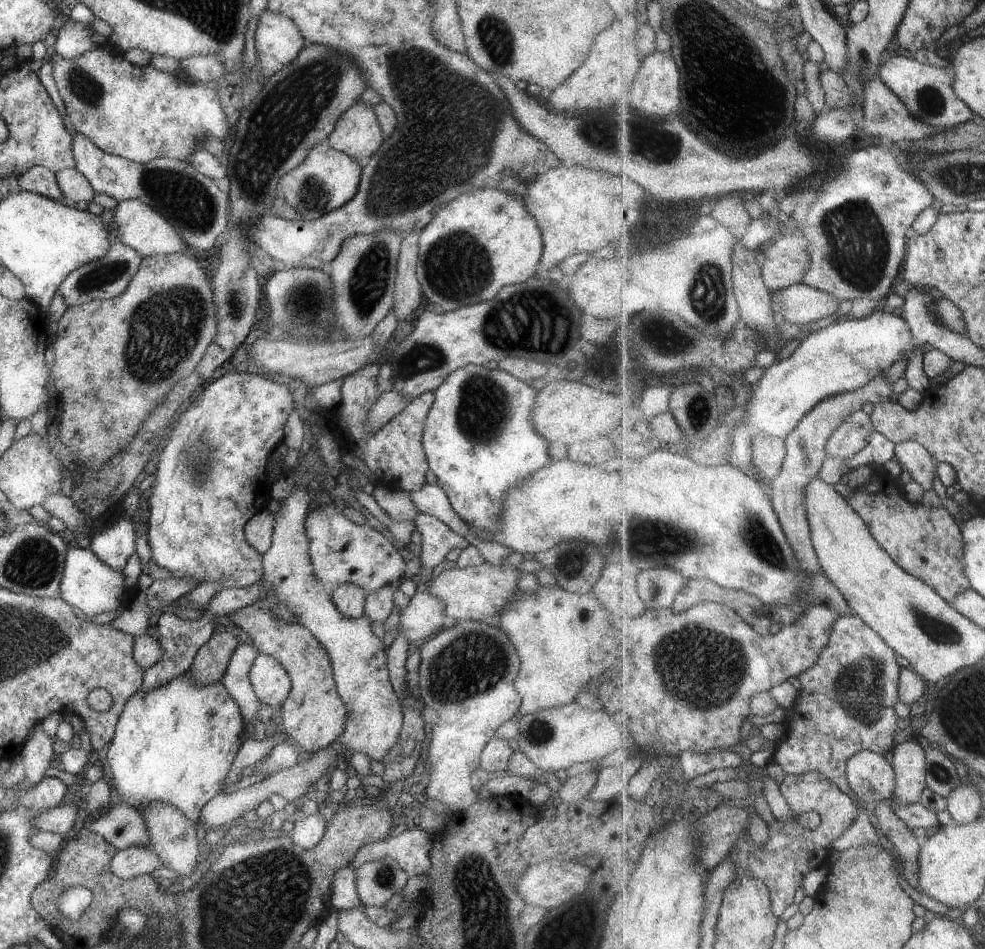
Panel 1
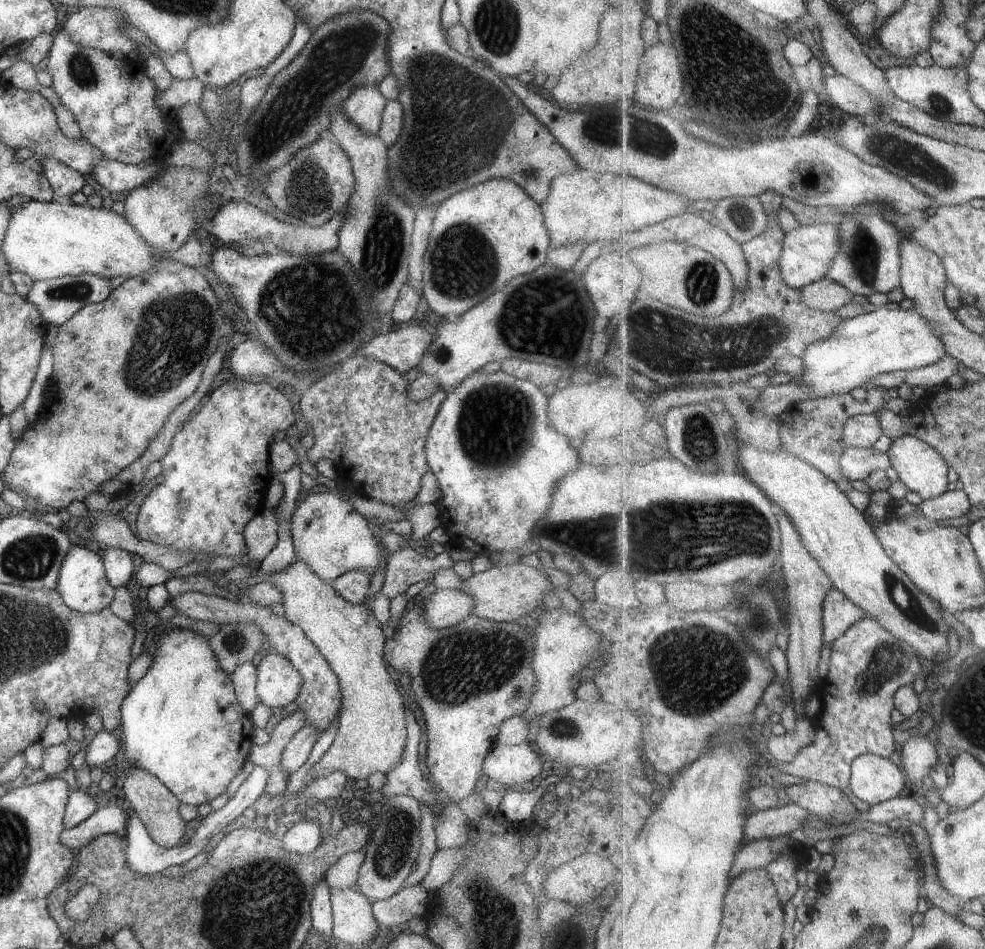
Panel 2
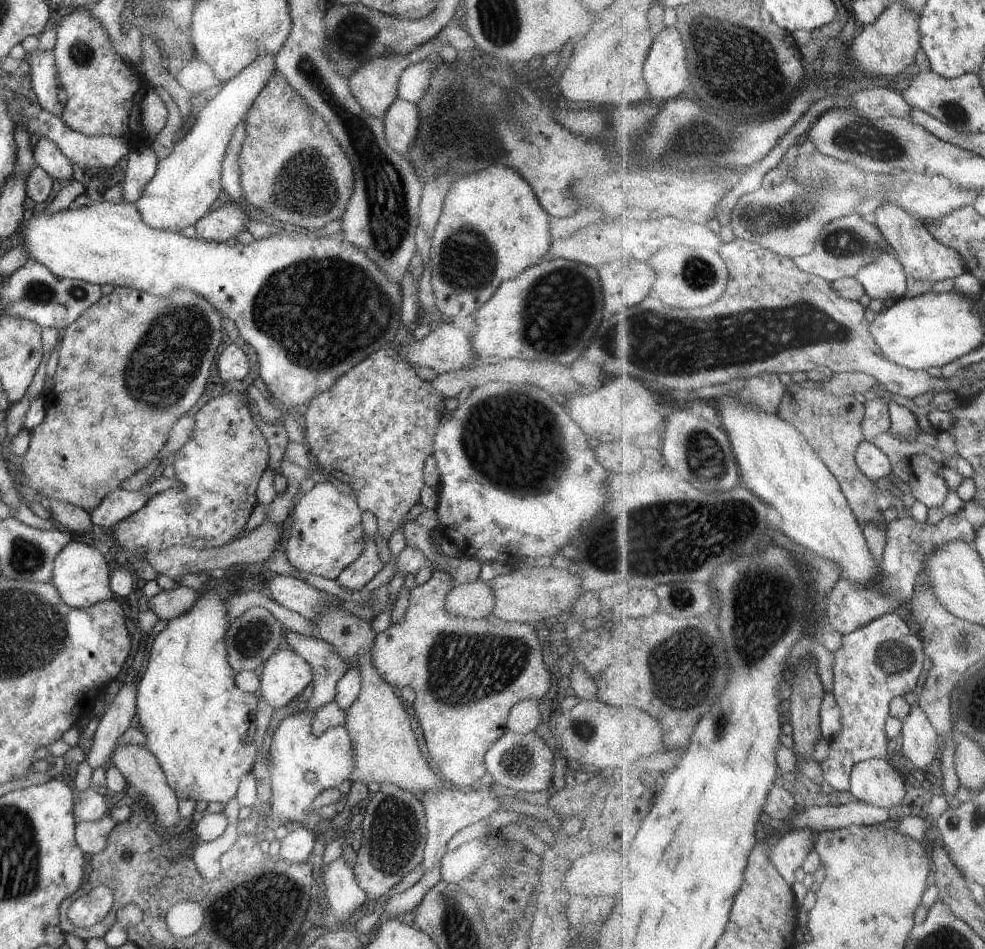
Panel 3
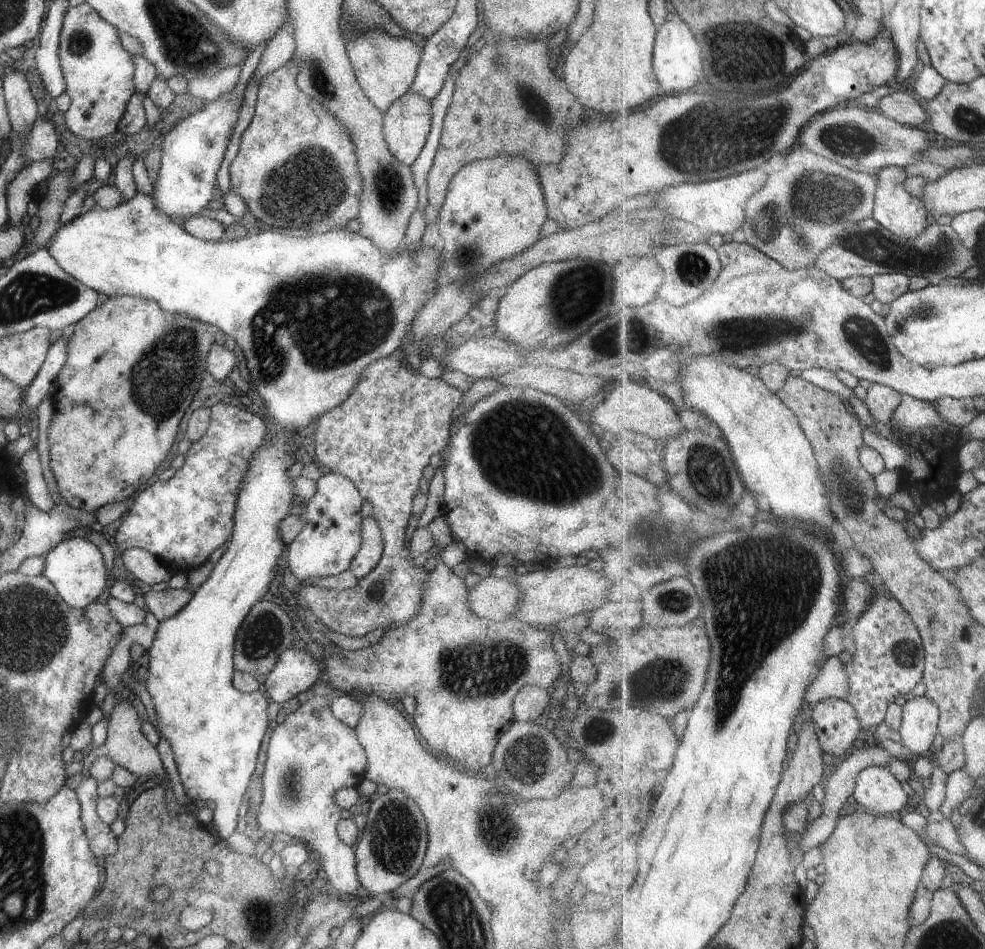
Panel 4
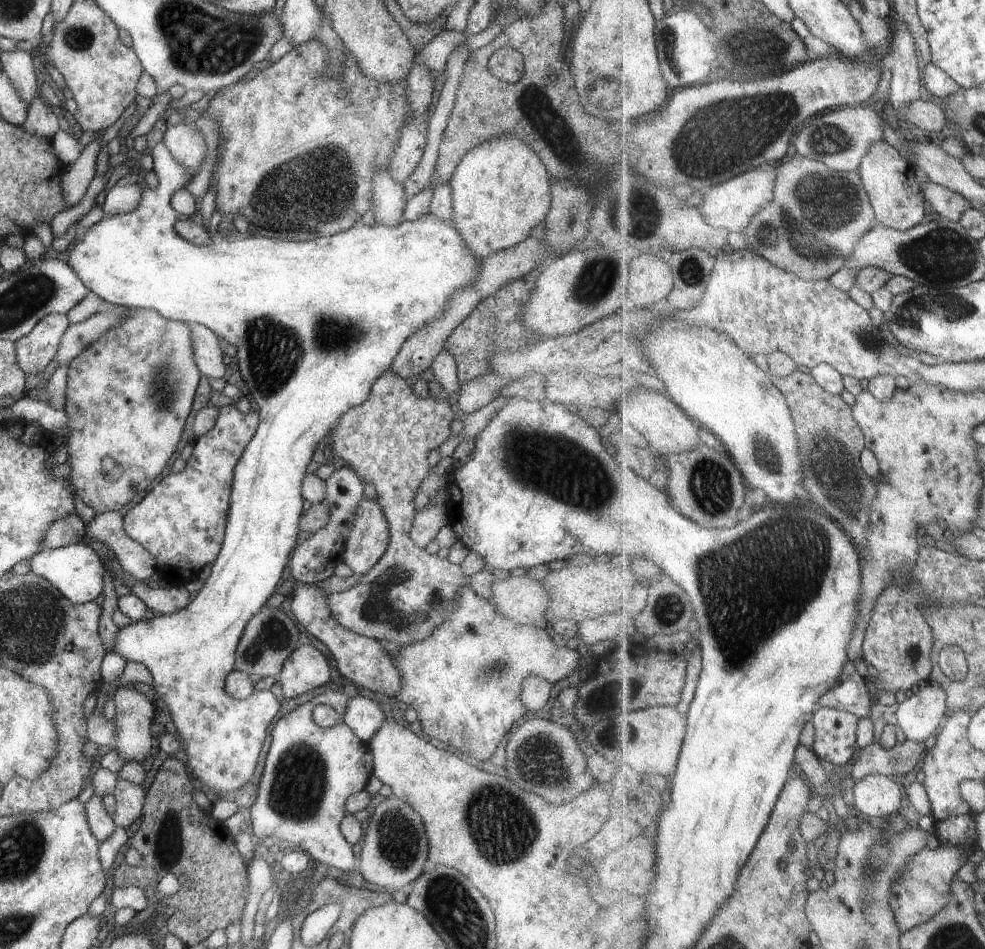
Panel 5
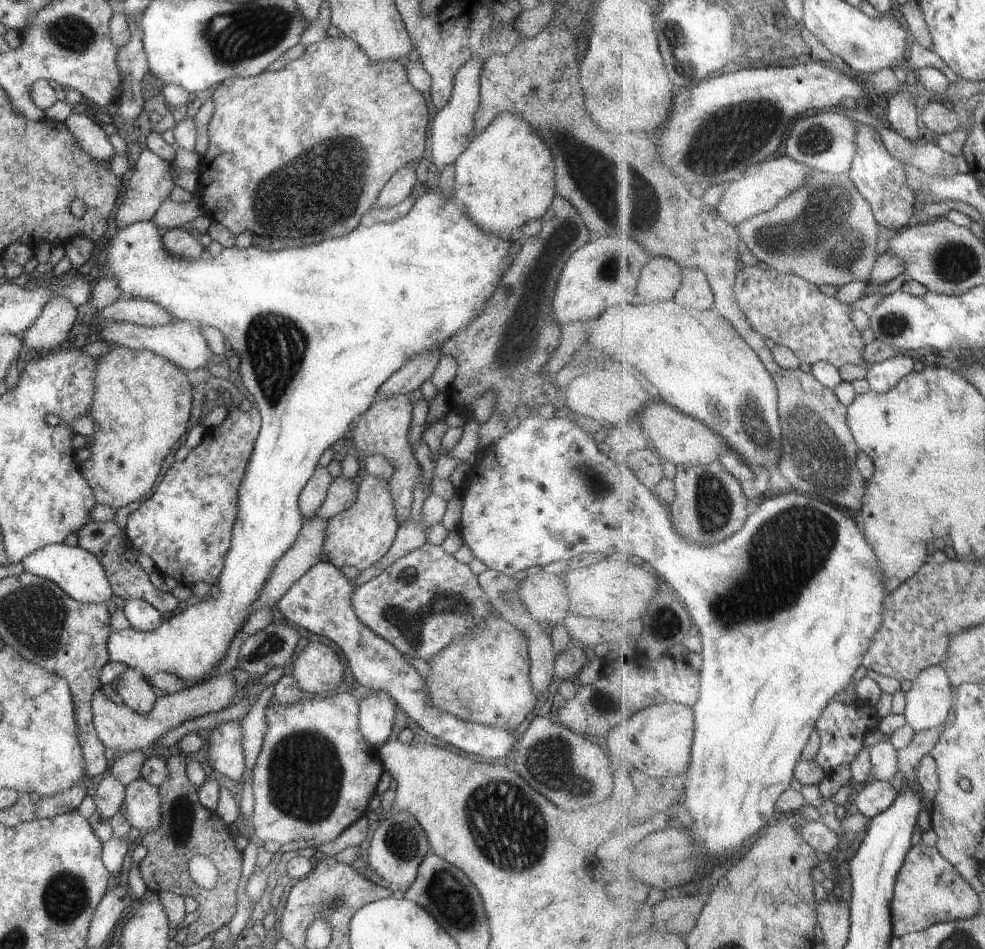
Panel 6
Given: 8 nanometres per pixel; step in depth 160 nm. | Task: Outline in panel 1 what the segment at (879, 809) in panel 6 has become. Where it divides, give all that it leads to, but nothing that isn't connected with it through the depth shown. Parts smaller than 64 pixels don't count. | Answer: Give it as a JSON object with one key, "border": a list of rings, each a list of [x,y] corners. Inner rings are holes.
{"border":[[[861,751],[851,757],[847,766],[848,781],[863,803],[891,802],[896,792],[896,770],[882,754]]]}

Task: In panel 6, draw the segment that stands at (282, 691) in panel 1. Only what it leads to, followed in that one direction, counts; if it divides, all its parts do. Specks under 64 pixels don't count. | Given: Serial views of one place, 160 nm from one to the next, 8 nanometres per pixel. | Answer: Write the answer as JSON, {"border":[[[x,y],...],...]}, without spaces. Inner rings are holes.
{"border":[[[308,642],[292,662],[291,676],[305,694],[335,689],[343,676],[343,665],[329,646]]]}

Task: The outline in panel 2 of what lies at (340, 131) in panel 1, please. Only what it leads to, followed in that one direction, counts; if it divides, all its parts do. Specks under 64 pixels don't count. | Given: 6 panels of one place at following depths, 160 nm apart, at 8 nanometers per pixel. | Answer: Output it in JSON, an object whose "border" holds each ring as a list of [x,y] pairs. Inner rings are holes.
{"border":[[[375,82],[354,88],[341,106],[347,118],[360,131],[377,135],[382,110],[387,101],[378,89],[378,82]]]}

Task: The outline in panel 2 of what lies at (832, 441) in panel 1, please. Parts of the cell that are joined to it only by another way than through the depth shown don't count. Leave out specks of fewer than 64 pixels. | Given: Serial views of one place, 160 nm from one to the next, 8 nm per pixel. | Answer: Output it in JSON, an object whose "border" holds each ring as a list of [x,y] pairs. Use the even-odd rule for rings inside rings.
{"border":[[[877,413],[851,417],[844,426],[844,439],[849,447],[875,447],[882,434],[882,422]]]}

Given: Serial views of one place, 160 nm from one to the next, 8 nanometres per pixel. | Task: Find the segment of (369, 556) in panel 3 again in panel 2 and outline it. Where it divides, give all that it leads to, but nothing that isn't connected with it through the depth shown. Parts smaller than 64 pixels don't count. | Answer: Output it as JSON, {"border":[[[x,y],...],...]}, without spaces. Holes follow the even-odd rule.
{"border":[[[361,567],[340,574],[329,582],[333,590],[347,602],[359,604],[367,597],[370,574]]]}

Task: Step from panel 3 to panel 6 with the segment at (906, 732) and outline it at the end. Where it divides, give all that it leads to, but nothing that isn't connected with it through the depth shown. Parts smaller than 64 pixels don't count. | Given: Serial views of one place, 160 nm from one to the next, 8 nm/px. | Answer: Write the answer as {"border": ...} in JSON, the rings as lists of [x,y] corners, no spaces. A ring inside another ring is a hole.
{"border":[[[943,665],[930,666],[928,669],[922,670],[915,682],[910,682],[906,687],[906,701],[904,716],[907,724],[911,725],[916,732],[924,731],[944,726],[947,716],[954,710],[955,702],[953,701],[953,690],[951,690],[952,682],[948,672]]]}

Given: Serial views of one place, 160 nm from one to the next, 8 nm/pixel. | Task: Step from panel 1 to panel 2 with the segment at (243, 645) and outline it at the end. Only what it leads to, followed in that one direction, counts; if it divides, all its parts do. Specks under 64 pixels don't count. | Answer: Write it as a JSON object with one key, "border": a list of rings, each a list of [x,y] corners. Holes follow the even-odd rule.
{"border":[[[251,662],[238,664],[229,675],[231,679],[237,702],[241,708],[250,716],[250,710],[260,702],[257,696],[256,668]]]}

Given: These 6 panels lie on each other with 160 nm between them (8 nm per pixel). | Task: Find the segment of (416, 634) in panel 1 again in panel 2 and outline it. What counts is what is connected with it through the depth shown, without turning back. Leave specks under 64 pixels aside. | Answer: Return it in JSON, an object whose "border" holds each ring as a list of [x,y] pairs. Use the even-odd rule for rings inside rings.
{"border":[[[436,589],[423,603],[426,621],[434,629],[461,622],[473,610],[474,600],[461,589]]]}

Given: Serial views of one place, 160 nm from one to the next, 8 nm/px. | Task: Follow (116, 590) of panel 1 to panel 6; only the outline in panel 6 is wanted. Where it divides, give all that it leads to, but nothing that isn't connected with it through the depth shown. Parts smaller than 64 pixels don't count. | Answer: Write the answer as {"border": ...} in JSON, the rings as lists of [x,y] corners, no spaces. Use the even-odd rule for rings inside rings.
{"border":[[[62,542],[45,545],[26,554],[20,563],[25,572],[53,581],[69,598],[79,603],[104,603],[113,595],[104,567],[96,555],[79,546],[70,547]]]}

